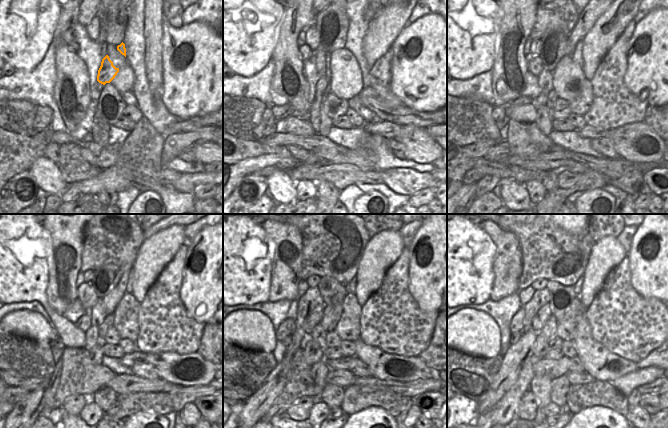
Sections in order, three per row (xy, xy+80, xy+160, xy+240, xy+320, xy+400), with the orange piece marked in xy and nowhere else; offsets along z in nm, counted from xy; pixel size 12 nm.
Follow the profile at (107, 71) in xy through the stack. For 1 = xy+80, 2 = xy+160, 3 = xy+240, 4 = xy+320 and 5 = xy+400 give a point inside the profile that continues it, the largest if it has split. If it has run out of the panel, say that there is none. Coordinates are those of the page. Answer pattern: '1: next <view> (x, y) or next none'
1: next xy+80 (323, 82)
2: next xy+160 (542, 98)
3: next xy+240 (92, 335)
4: next xy+320 (313, 354)
5: next xy+400 (504, 411)

